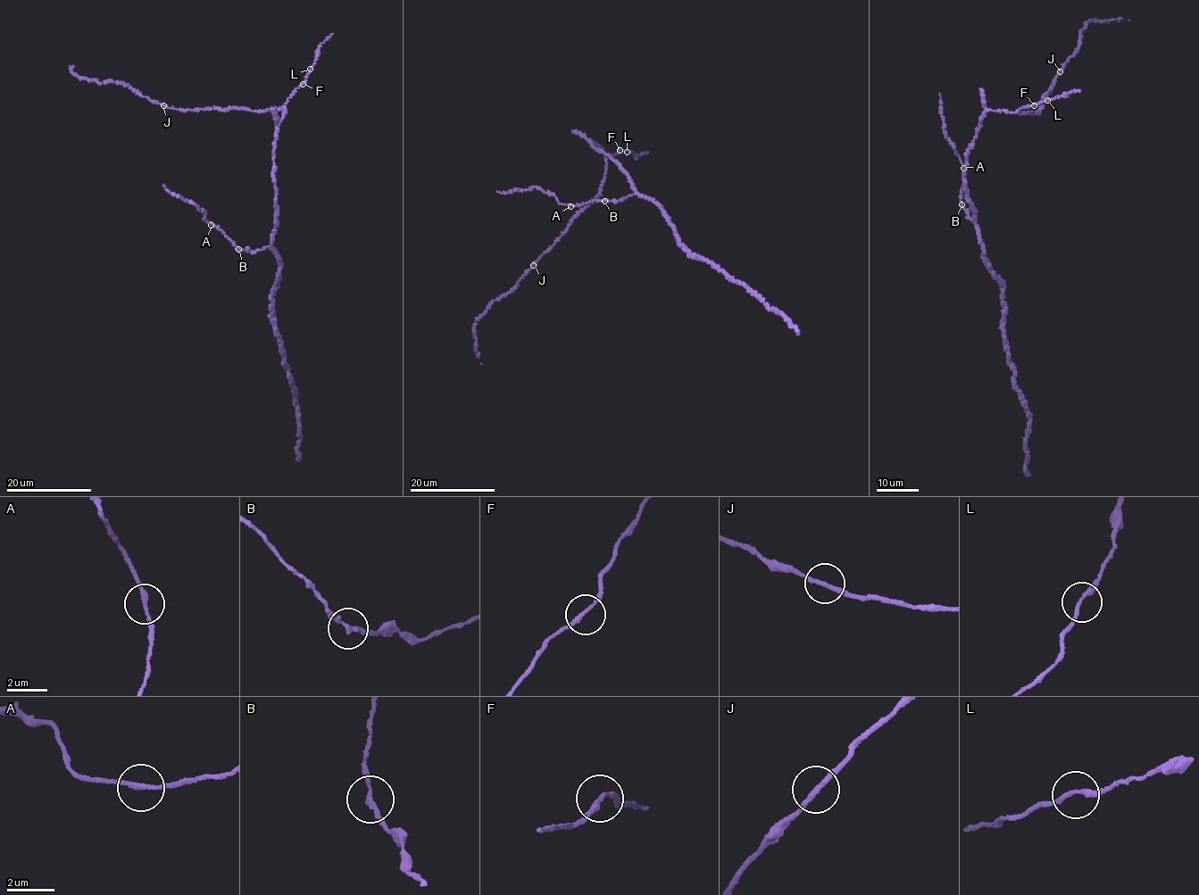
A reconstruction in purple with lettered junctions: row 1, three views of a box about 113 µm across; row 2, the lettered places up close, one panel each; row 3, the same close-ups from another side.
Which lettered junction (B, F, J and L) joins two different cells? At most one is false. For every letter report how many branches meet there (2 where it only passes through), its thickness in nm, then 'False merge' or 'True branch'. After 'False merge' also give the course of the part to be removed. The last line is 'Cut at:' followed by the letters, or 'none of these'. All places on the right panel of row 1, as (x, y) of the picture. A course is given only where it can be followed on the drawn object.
B: Branches: 2. Thickness 200 nm. True branch
F: Branches: 2. Thickness 190 nm. True branch
J: Branches: 2. Thickness 200 nm. True branch
L: Branches: 2. Thickness 200 nm. True branch
Cut at: none of these

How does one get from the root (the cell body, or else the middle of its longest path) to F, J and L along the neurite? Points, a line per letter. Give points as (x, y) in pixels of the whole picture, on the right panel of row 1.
F: (966, 160), (982, 114), (990, 110), (1015, 111), (1034, 105)
J: (966, 160), (982, 114), (990, 110), (1036, 113), (1041, 105), (1042, 97), (1050, 90), (1060, 71)
L: (966, 160), (982, 114), (990, 110), (1015, 111), (1047, 100)

